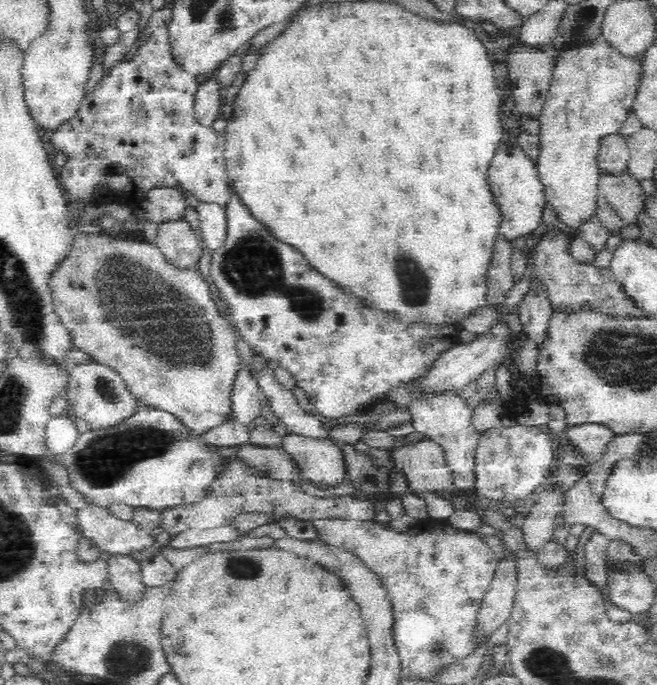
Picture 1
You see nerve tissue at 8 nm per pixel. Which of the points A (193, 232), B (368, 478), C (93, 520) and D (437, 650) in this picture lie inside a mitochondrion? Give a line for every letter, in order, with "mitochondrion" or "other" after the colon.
A: other
B: mitochondrion
C: other
D: mitochondrion

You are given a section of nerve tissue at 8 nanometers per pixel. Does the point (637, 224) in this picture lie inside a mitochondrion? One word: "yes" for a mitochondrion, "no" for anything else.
no

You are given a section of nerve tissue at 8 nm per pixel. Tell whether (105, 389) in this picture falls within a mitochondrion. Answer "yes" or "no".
yes

